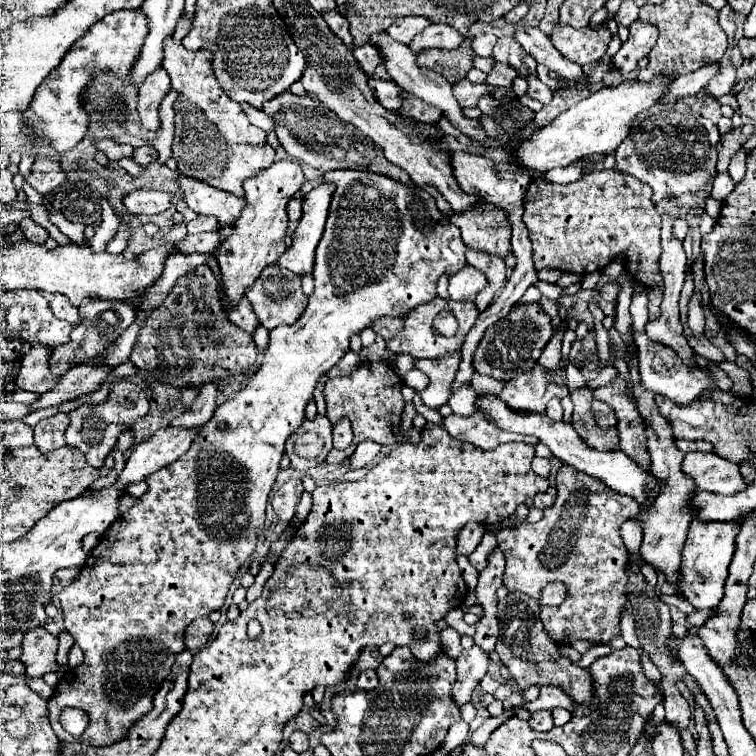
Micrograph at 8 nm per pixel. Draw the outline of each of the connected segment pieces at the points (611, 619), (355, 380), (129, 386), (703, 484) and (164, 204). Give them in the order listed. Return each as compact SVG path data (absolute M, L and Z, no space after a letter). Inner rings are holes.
M561 465L557 471L557 501L553 507L543 511L539 523L521 523L517 527L501 527L497 533L497 543L505 555L505 575L503 583L509 591L523 591L537 601L547 583L559 581L567 587L565 601L557 607L541 605L541 621L557 643L569 645L575 639L587 639L591 643L607 643L619 635L619 617L625 609L625 585L627 585L627 561L629 553L619 535L621 525L639 513L639 503L627 495L611 491L599 479L575 471L571 465Z
M363 363L359 369L351 373L351 377L329 379L325 383L323 395L327 403L327 419L333 423L333 421L341 421L343 417L347 417L351 421L351 429L355 435L353 447L347 447L343 451L331 449L327 455L327 463L339 465L365 439L377 441L381 445L389 445L389 443L403 439L405 433L399 429L399 421L401 421L401 413L405 405L401 397L401 387L403 387L401 379L393 371L393 367L389 367L387 363Z
M121 379L121 381L117 381L113 385L109 397L103 403L99 403L99 405L81 405L75 411L69 413L71 423L69 423L67 431L65 431L67 445L77 447L85 455L89 465L103 467L105 457L115 449L117 435L123 429L131 429L131 425L139 417L143 417L147 411L149 411L149 399L147 399L145 391L141 387L137 387L135 383Z
M687 453L681 469L695 479L701 491L735 495L747 489L747 481L739 473L739 467L715 453Z
M131 191L123 197L123 205L131 215L155 215L169 209L171 195L161 191Z

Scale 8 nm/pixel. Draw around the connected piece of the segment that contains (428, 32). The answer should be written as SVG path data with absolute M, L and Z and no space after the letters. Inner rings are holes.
M439 23L439 25L431 25L425 31L421 31L411 43L411 51L417 53L419 49L429 49L429 47L437 47L437 49L455 49L459 47L459 43L463 43L463 35L459 31L455 31L453 27Z

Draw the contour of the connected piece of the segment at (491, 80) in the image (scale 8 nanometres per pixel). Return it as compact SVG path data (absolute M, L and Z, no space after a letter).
M495 63L493 71L487 77L487 85L491 87L509 87L513 85L513 79L517 77L517 71L505 63Z

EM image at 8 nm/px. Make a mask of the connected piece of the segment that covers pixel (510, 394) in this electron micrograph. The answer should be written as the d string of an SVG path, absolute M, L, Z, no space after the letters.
M535 365L531 371L521 373L509 383L505 383L501 399L515 409L543 411L553 397L565 397L567 393L567 387L557 387L551 377L543 373L543 367Z

